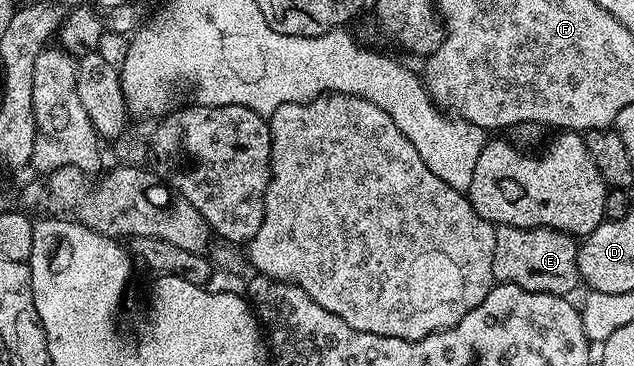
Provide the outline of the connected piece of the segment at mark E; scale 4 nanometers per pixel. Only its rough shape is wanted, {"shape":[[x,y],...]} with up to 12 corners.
{"shape":[[497,225],[492,276],[572,295],[578,241],[557,229]]}

